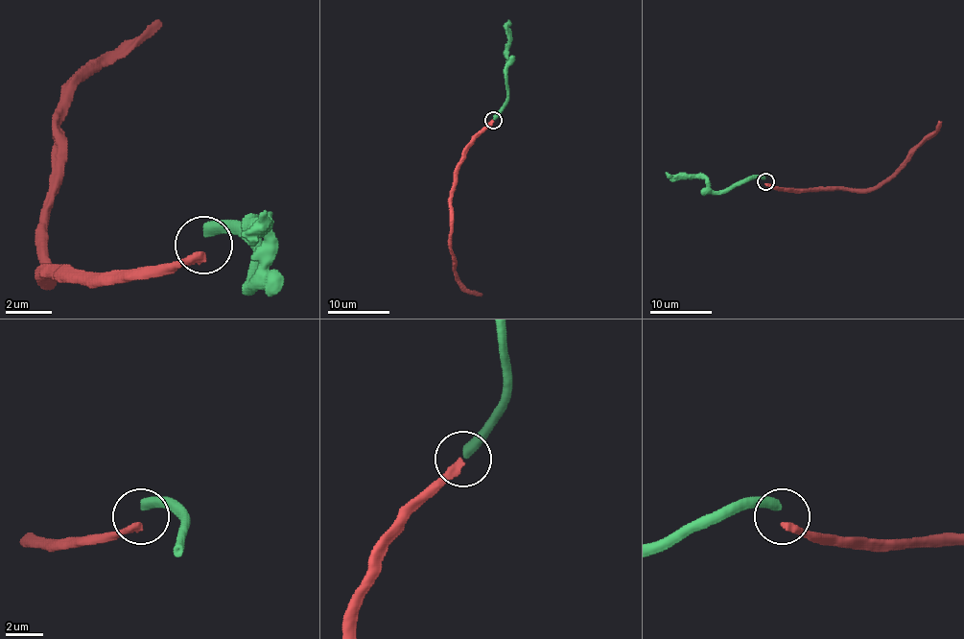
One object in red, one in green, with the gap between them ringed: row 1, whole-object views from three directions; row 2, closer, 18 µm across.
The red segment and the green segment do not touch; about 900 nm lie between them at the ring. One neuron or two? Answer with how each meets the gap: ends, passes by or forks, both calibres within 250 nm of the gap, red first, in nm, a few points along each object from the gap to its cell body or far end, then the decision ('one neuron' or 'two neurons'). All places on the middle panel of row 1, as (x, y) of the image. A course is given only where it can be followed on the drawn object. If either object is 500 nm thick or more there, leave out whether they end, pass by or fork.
red ends there; green ends there; 420 nm thick on the red side, 480 nm on the other; red runs (493, 120), (475, 140), (458, 171), (452, 199), (453, 272), (468, 290), (482, 294); green runs (493, 120), (506, 97), (508, 19); one neuron

